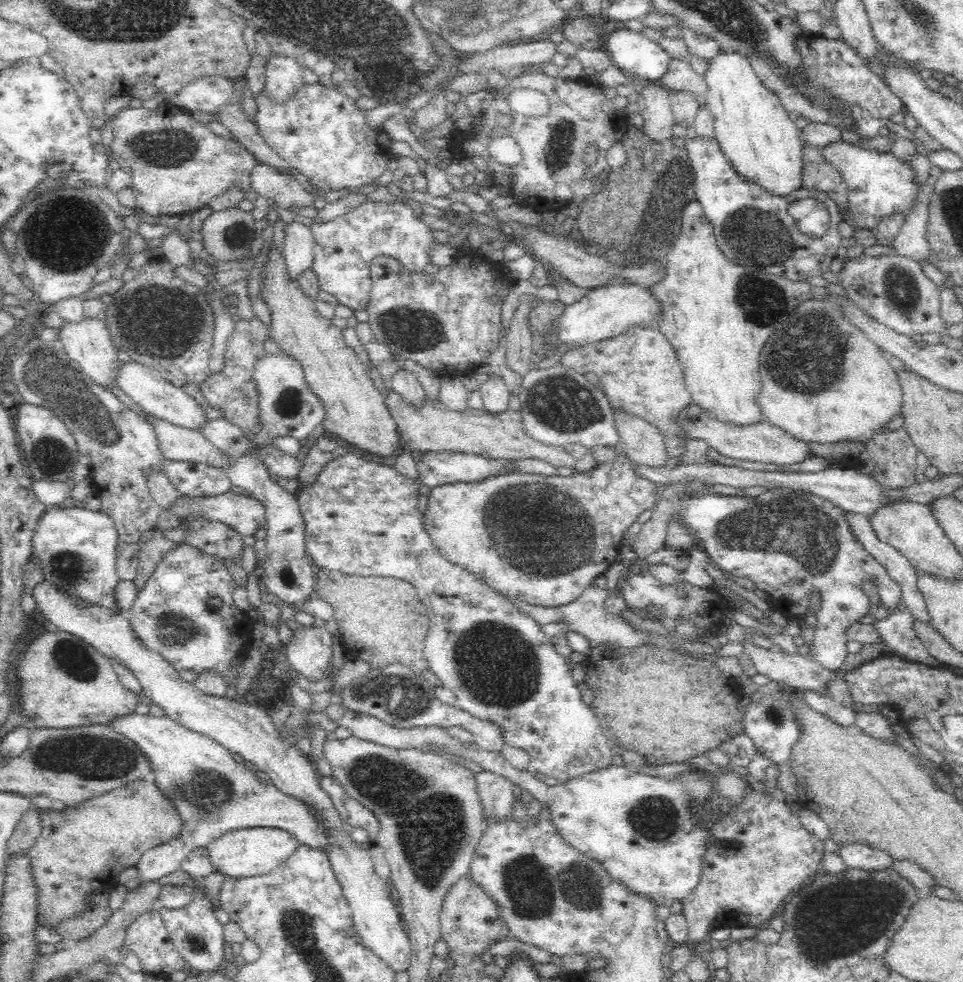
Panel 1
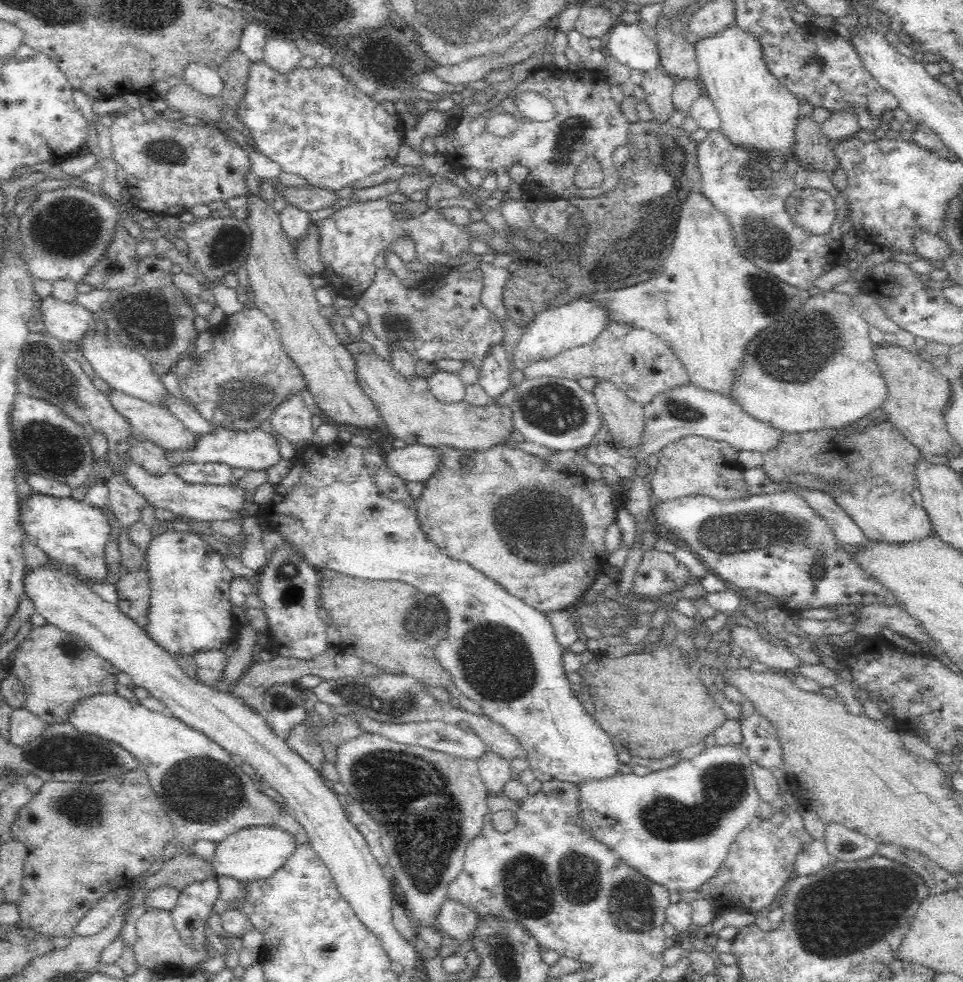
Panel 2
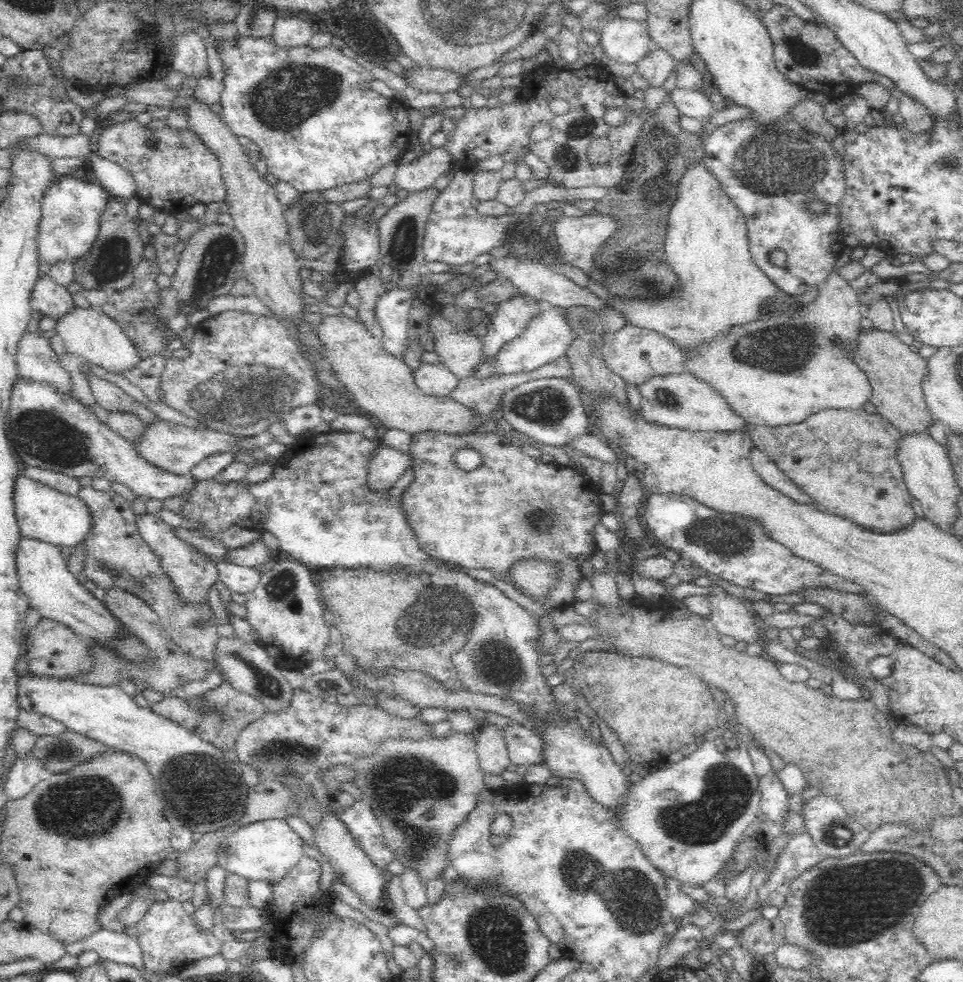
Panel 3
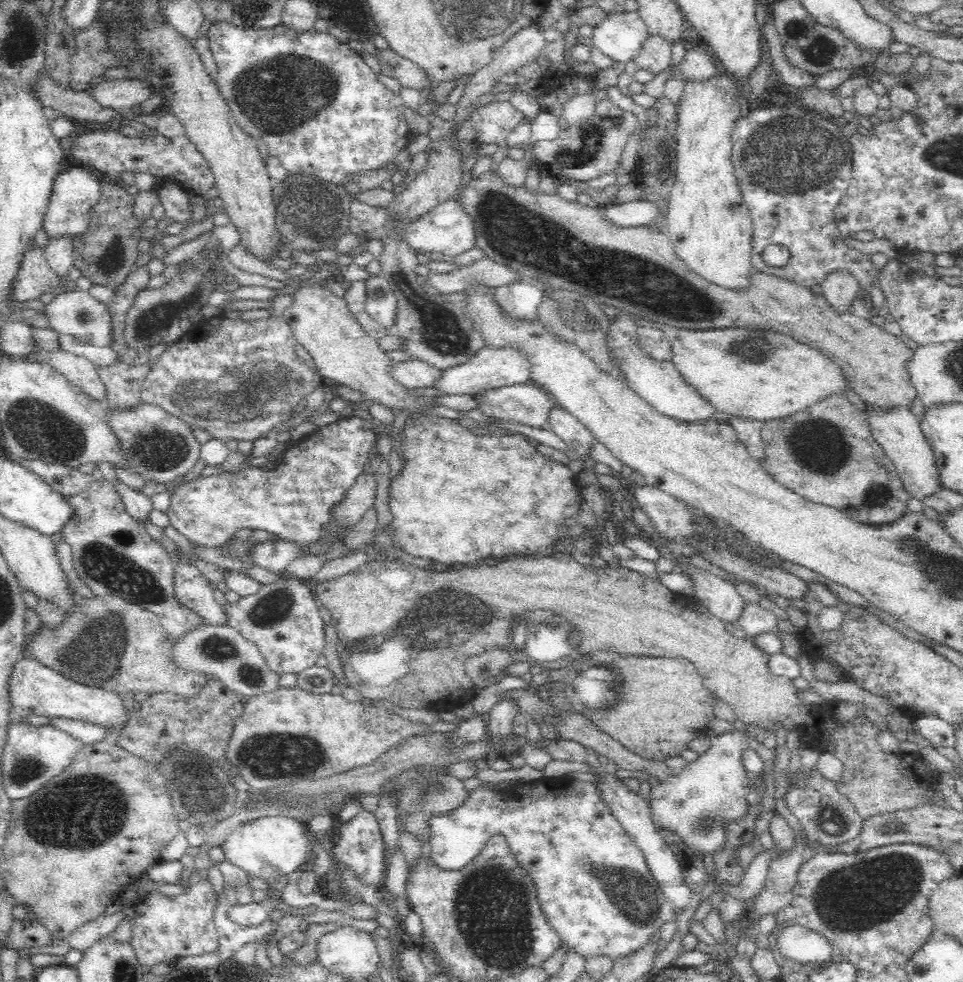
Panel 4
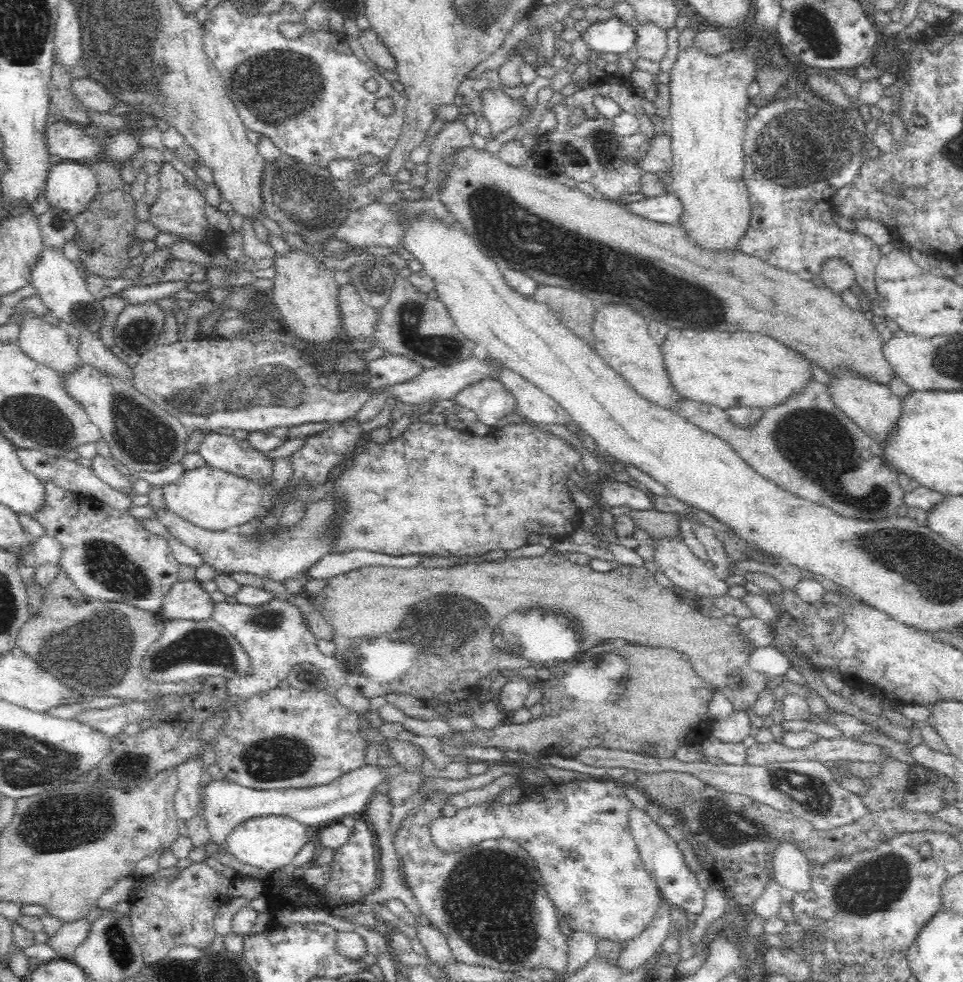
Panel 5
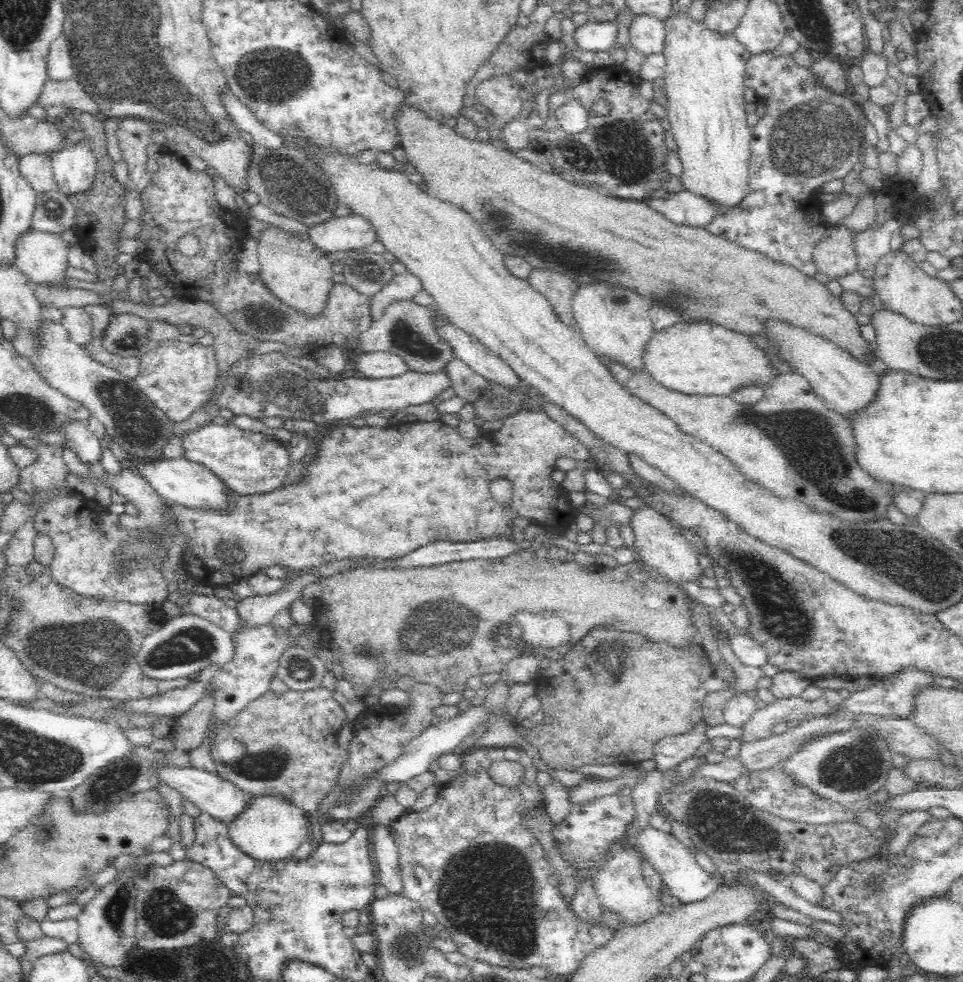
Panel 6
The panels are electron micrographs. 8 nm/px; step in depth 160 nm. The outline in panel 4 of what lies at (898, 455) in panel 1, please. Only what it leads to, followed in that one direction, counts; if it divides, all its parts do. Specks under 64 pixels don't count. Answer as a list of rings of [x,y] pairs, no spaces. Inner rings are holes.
[[[828,396],[792,416],[764,422],[762,441],[768,457],[766,462],[762,462],[762,467],[776,482],[806,500],[834,508],[846,518],[870,525],[889,524],[909,512],[911,496],[903,487],[895,464],[872,435],[868,413],[856,409],[844,396]]]

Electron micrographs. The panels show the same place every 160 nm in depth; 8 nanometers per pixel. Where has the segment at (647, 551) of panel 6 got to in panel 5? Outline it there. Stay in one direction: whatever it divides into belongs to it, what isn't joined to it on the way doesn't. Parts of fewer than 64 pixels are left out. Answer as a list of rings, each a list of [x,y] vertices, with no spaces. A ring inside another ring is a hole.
[[[655,540],[654,562],[660,567],[675,586],[694,592],[696,598],[729,596],[730,586],[720,580],[715,572],[696,557],[685,543],[679,540]]]

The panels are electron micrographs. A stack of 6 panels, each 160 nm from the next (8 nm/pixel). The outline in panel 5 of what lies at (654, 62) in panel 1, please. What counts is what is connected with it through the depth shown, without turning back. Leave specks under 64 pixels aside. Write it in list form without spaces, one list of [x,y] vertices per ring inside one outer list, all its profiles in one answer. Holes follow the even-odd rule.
[[[612,17],[602,22],[593,22],[581,34],[581,39],[593,51],[607,54],[624,54],[635,47],[639,22],[636,18],[622,20]]]

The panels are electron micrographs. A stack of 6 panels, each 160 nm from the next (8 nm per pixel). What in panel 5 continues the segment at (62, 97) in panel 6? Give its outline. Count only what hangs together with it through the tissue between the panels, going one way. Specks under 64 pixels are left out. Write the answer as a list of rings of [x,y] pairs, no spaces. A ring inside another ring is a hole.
[[[90,77],[73,79],[72,91],[87,109],[110,112],[114,106],[121,104],[120,99],[108,91],[106,85]]]

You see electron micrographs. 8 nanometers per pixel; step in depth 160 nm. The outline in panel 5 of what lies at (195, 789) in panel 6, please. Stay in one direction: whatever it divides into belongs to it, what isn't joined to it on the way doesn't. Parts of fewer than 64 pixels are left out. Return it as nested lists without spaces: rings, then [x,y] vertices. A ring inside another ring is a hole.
[[[397,764],[388,768],[377,765],[364,766],[359,770],[346,774],[328,785],[316,786],[310,789],[270,789],[256,790],[239,786],[230,780],[208,783],[206,788],[199,790],[200,798],[204,802],[204,821],[211,836],[214,847],[224,849],[230,831],[241,822],[254,817],[286,816],[297,820],[307,827],[318,824],[329,824],[344,816],[358,816],[364,812],[366,803],[373,794],[376,786],[387,778],[392,780],[400,772],[409,772],[408,766]]]

